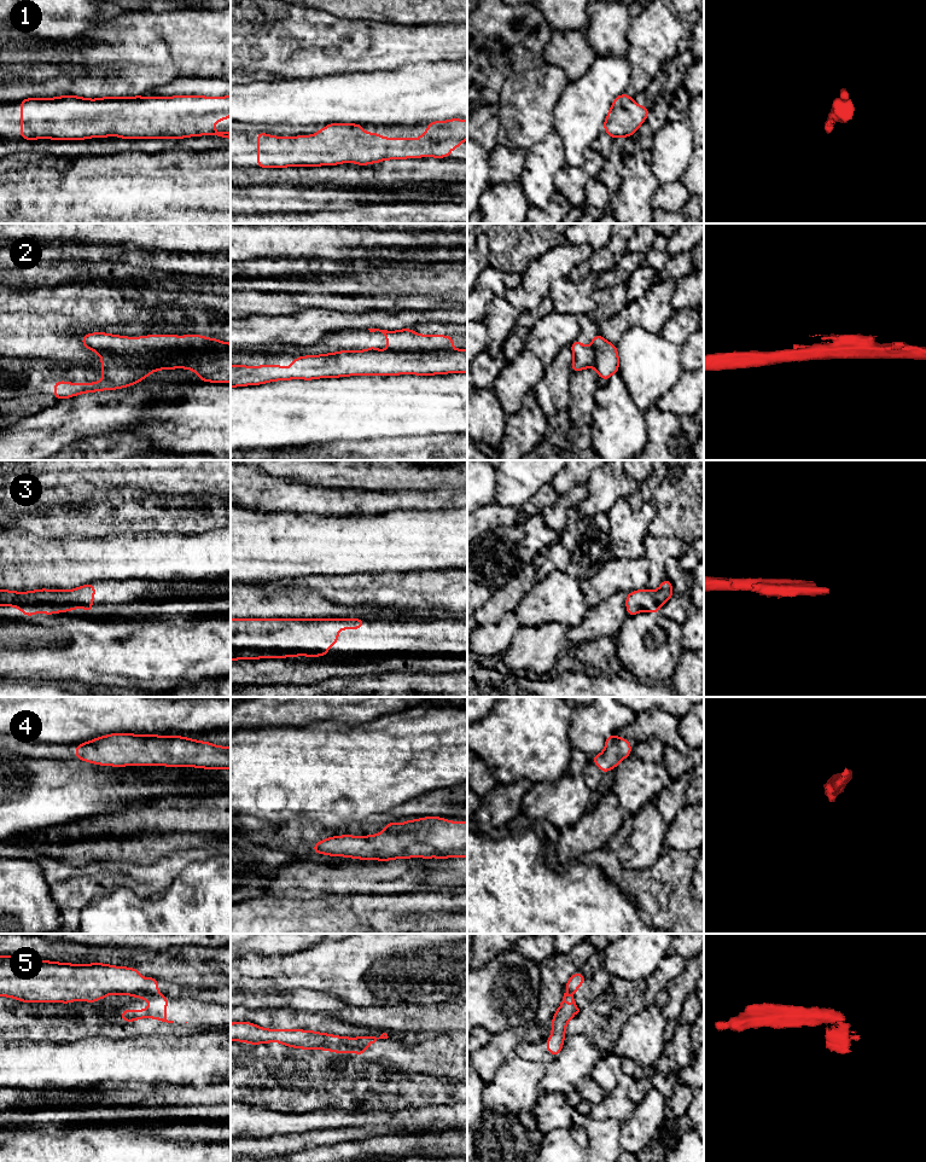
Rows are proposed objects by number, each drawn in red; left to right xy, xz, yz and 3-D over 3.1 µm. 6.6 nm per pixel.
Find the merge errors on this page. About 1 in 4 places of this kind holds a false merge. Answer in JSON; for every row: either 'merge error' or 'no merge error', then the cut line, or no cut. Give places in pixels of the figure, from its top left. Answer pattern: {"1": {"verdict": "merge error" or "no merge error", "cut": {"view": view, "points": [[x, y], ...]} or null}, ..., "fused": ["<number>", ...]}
{"1": {"verdict": "no merge error", "cut": null}, "2": {"verdict": "merge error", "cut": {"view": "xz", "points": [[388, 349], [450, 350]]}}, "3": {"verdict": "no merge error", "cut": null}, "4": {"verdict": "no merge error", "cut": null}, "5": {"verdict": "merge error", "cut": {"view": "xy", "points": [[155, 993], [141, 994]]}}, "fused": ["2", "5"]}

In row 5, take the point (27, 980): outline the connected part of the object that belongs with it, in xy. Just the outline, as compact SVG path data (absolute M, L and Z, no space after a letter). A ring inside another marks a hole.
M0 955L0 997L11 997L22 1003L65 1003L75 1000L95 1003L110 994L156 994L158 981L153 976L141 978L138 969L109 964L68 964L30 958Z

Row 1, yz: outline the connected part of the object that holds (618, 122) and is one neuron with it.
M623 93L613 99L602 128L612 139L630 138L646 121L650 112L647 106L639 106L634 98Z

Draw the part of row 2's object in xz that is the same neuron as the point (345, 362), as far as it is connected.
M467 349L445 351L340 350L322 355L298 356L289 368L281 365L231 365L231 388L260 385L273 380L337 378L346 376L444 374L467 372Z

